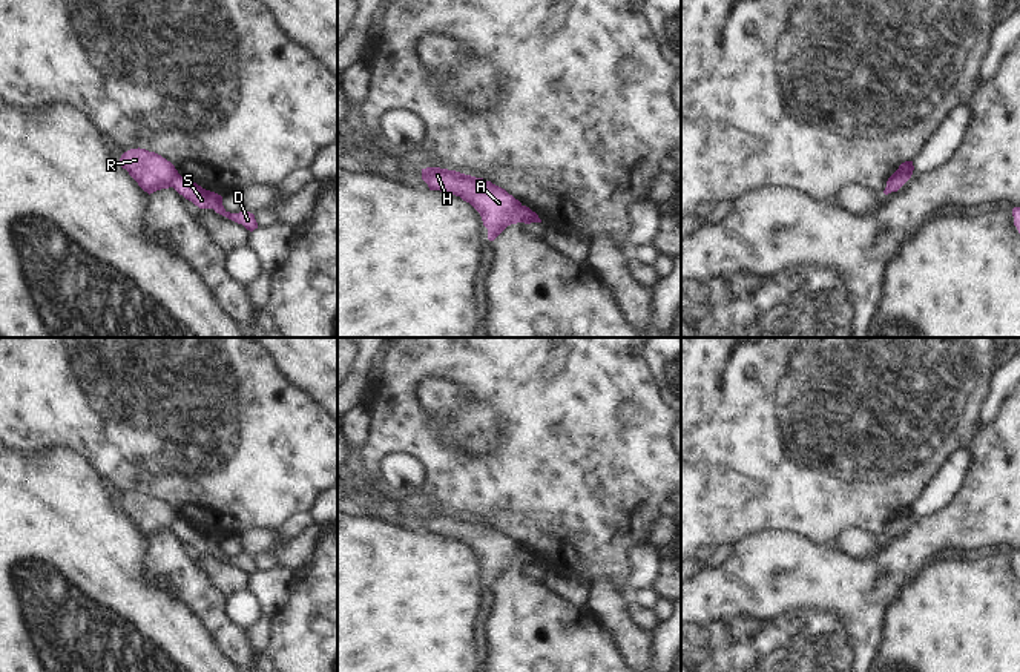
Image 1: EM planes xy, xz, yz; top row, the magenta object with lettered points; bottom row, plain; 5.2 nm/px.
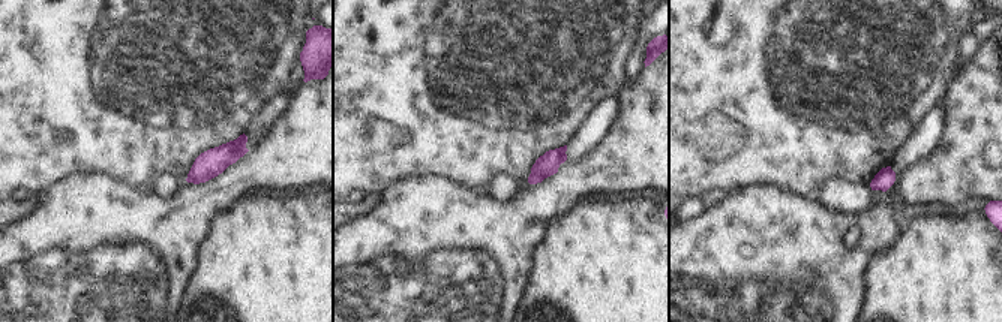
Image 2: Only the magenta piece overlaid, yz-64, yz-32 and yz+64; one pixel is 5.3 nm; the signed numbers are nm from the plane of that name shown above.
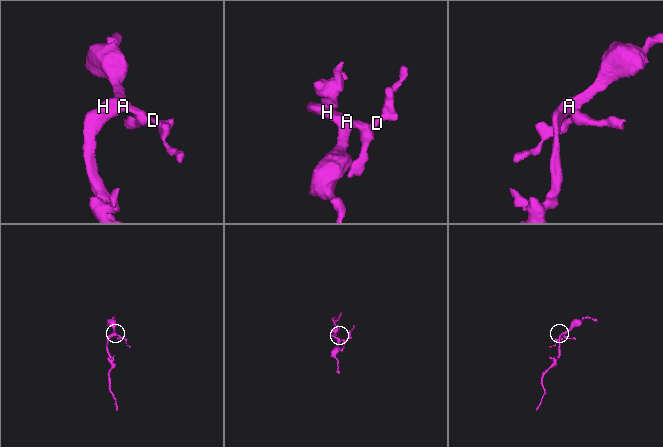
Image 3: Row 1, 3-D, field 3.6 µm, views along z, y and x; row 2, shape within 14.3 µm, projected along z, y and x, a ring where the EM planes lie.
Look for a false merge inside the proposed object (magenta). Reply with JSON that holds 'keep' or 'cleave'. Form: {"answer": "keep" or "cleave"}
{"answer": "cleave"}

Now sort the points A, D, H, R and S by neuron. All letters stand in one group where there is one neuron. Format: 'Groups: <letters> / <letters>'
Groups: A H R / D S

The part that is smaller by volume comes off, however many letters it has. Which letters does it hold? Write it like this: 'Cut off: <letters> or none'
Cut off: D, S

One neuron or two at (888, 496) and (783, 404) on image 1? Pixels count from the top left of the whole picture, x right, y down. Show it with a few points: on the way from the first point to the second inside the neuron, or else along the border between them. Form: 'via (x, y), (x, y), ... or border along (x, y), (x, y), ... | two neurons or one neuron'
via (862, 470), (809, 416) | one neuron

